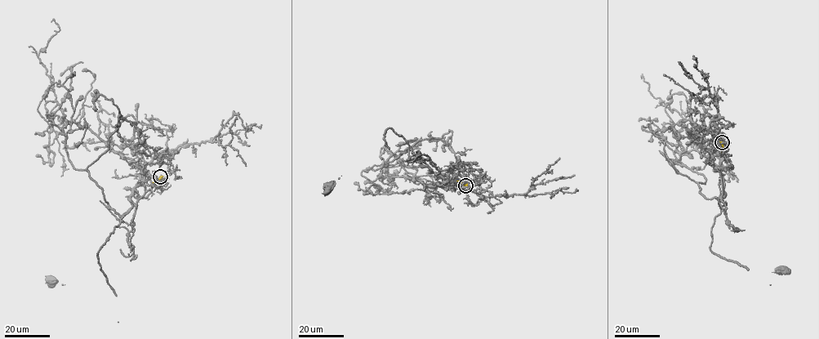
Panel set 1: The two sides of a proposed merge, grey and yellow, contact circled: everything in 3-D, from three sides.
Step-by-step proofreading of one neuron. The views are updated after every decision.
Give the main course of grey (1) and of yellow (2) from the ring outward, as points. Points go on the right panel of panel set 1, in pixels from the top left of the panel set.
1: (722, 142), (727, 150), (689, 135), (696, 146), (673, 164), (694, 140), (693, 127), (686, 96), (667, 100)
2: (722, 142), (721, 152)

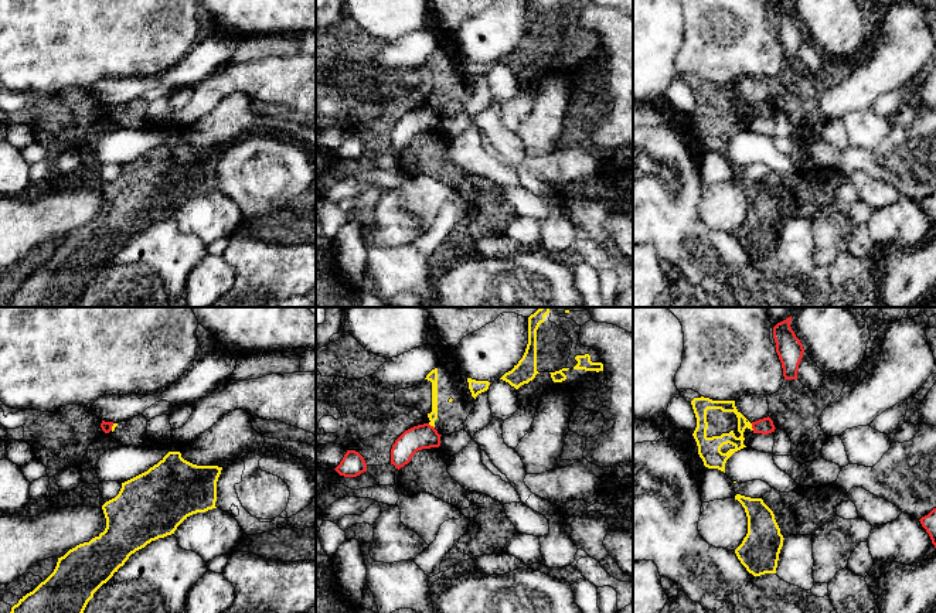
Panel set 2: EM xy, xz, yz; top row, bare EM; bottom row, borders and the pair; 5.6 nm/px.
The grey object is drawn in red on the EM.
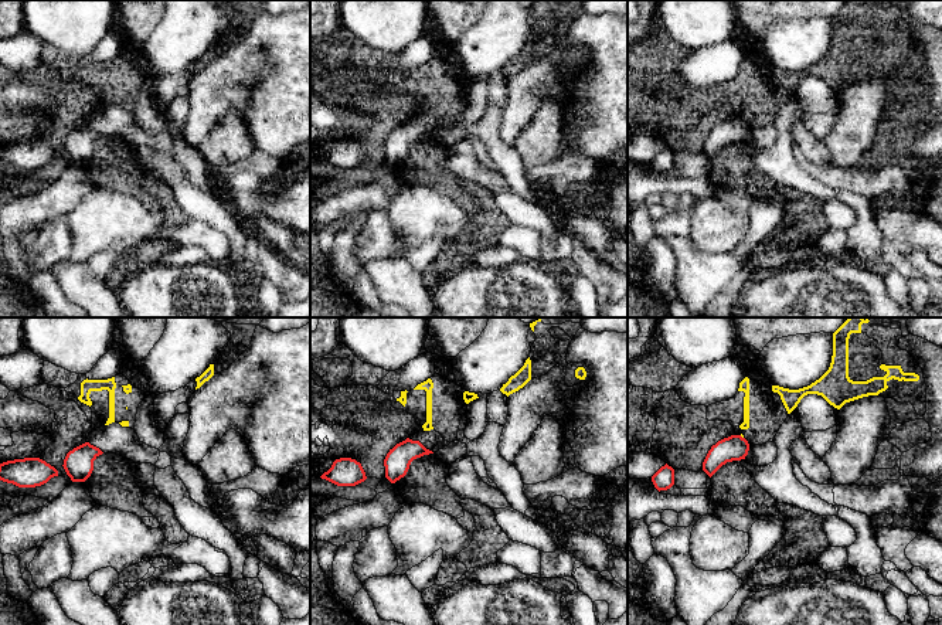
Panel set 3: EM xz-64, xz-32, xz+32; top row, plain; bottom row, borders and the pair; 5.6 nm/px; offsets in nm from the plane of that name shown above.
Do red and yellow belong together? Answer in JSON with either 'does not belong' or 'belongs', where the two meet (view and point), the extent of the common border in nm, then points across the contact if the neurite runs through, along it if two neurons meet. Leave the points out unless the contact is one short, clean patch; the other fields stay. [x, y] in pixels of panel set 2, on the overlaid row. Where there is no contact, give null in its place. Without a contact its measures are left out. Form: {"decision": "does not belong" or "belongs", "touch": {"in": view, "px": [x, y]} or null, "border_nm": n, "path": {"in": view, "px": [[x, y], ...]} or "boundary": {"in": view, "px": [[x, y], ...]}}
{"decision": "does not belong", "touch": {"in": "yz", "px": [752, 426]}, "border_nm": 40, "boundary": {"in": "yz", "px": [[751, 424], [754, 429]]}}

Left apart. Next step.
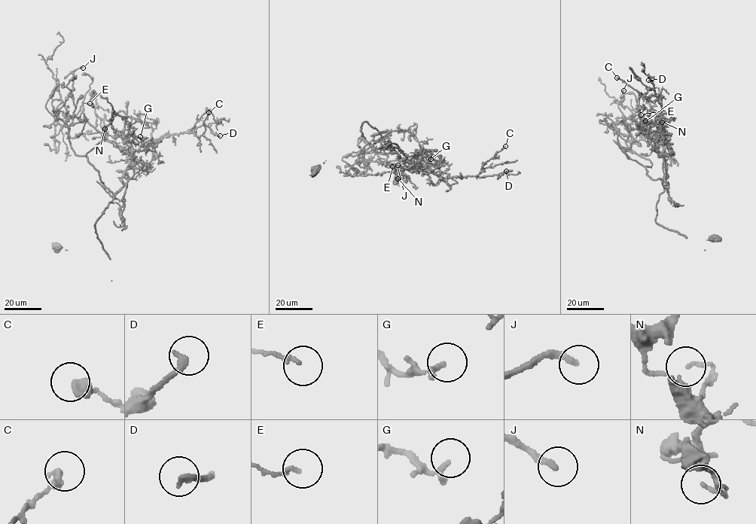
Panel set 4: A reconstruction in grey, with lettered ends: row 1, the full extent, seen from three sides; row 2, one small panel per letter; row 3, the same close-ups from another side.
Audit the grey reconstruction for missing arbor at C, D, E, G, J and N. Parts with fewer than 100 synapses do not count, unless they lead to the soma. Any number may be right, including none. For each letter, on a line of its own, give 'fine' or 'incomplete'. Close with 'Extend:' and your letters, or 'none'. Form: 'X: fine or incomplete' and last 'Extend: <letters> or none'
C: fine
D: fine
E: fine
G: fine
J: fine
N: fine
Extend: none

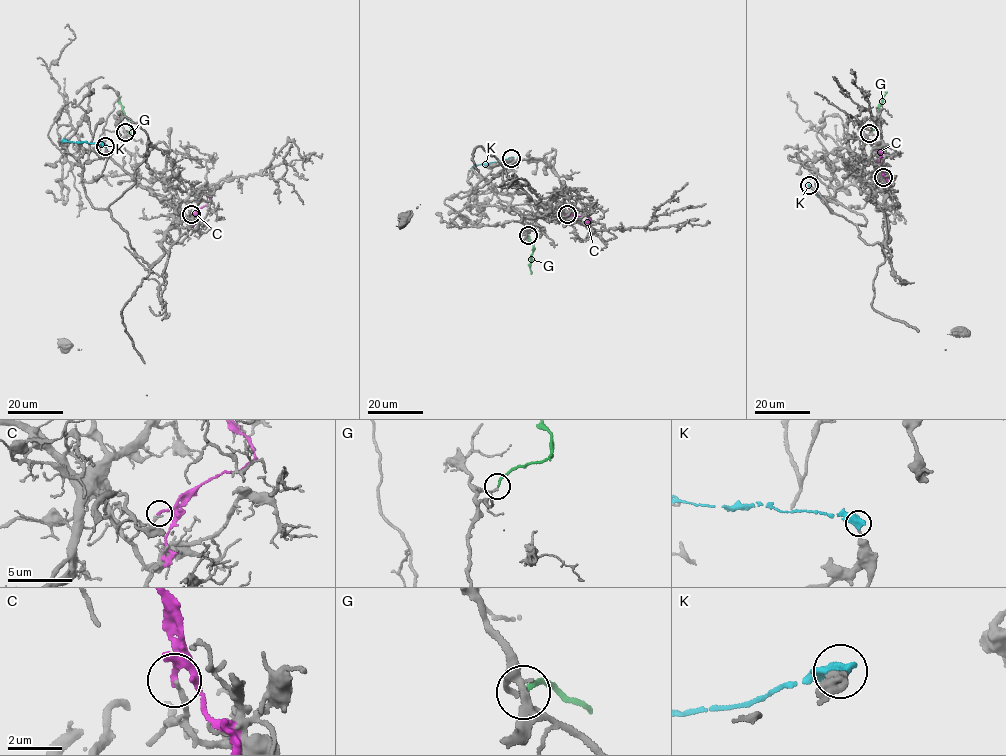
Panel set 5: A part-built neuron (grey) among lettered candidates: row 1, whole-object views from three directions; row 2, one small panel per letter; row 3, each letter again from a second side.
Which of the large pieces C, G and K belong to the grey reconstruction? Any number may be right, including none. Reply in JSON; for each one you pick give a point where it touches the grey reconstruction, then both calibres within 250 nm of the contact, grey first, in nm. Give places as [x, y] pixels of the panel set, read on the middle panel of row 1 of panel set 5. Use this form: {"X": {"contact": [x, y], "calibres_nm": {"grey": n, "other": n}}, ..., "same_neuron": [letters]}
{"G": {"contact": [528, 235], "calibres_nm": {"grey": 160, "other": 170}}, "same_neuron": ["G"]}

